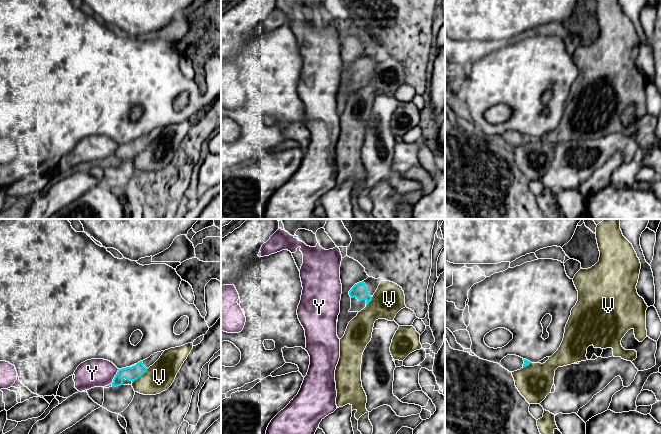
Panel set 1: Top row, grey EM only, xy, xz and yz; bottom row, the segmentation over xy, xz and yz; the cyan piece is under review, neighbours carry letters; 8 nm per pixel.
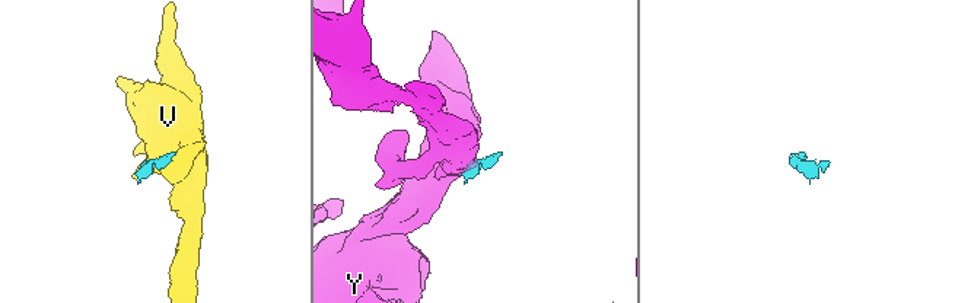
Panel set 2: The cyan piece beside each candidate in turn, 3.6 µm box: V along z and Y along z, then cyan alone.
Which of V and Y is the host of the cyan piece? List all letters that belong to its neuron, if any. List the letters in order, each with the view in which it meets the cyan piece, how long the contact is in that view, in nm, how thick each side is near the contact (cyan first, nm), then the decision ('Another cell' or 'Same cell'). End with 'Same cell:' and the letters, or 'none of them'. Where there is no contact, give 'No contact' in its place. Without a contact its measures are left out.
V: Touches cyan in xy. Shared border 170 nm. Thickness 110 nm (cyan) against 220 nm. Another cell
Y: Touches cyan in xy. Shared border 140 nm. Thickness 110 nm (cyan) against 220 nm. Another cell
Same cell: none of them

